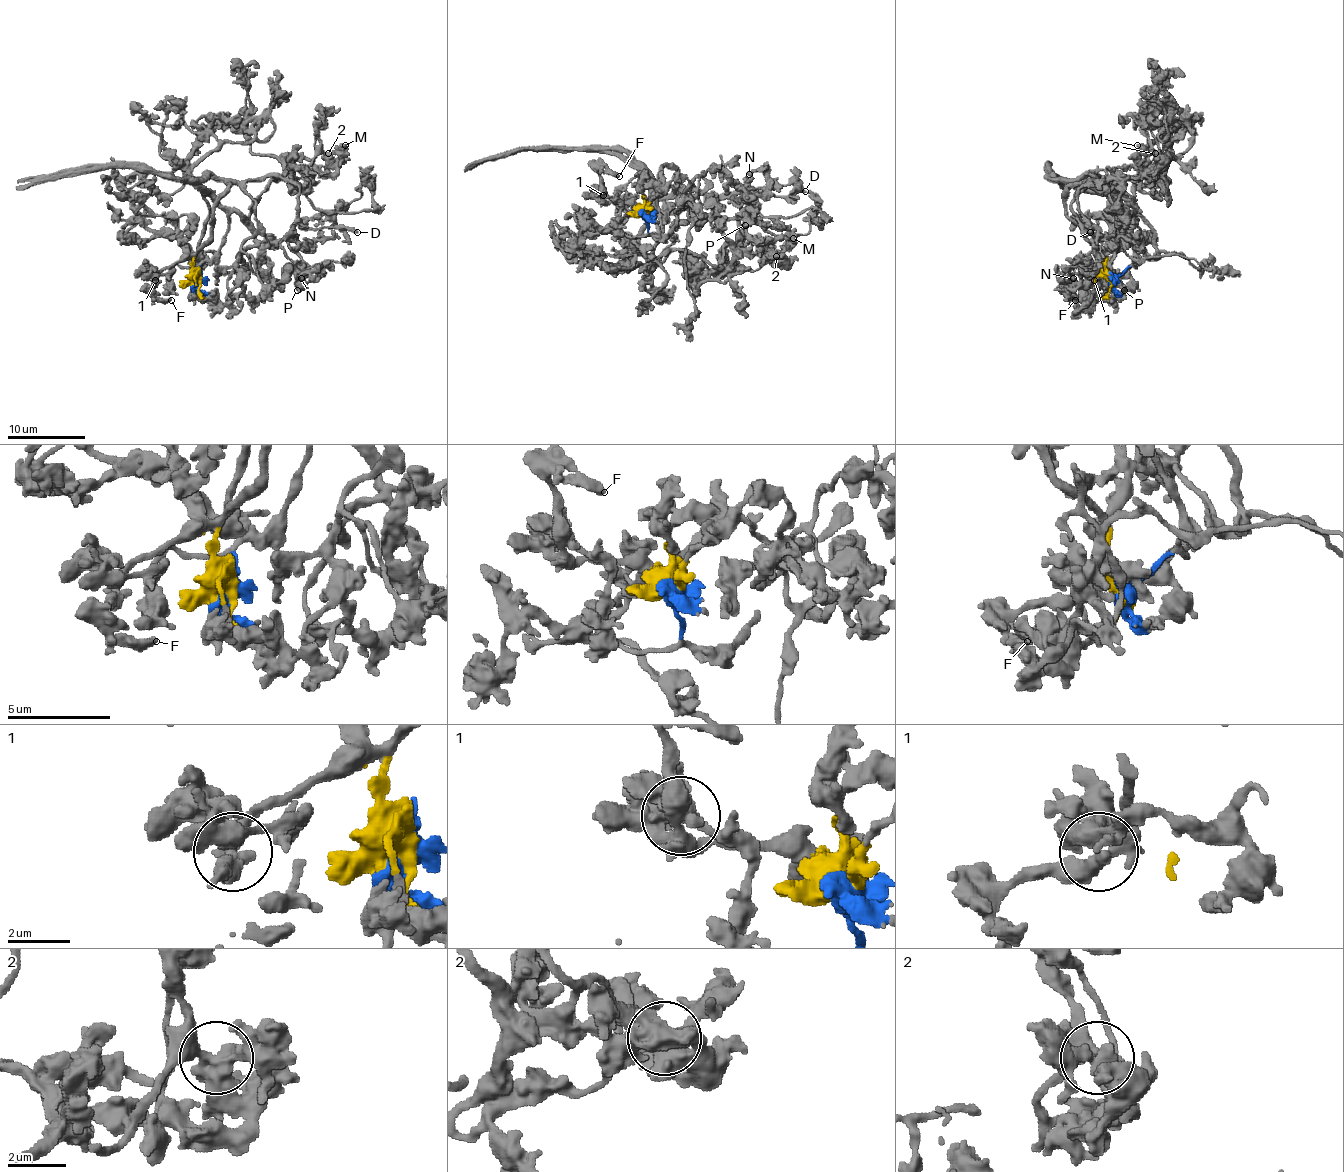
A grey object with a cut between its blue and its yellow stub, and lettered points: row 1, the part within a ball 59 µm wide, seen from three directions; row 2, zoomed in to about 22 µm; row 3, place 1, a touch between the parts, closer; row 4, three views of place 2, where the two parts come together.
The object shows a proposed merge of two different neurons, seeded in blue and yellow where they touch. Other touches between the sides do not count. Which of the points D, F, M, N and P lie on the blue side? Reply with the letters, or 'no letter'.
P

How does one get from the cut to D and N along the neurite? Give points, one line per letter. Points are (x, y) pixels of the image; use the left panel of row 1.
D: (197, 279), (195, 255), (210, 236), (214, 202), (238, 181), (290, 179), (300, 222), (357, 232)
N: (197, 279), (214, 202), (238, 181), (281, 175), (298, 187), (281, 249), (308, 283), (318, 267), (300, 279)

